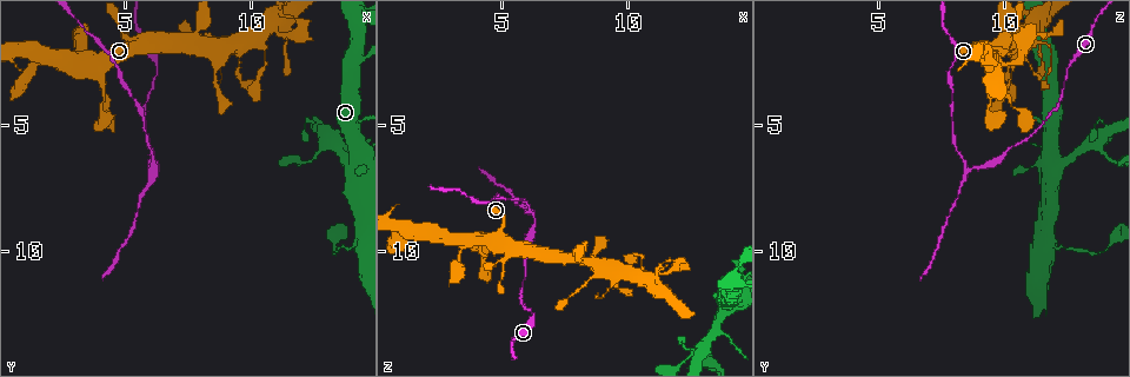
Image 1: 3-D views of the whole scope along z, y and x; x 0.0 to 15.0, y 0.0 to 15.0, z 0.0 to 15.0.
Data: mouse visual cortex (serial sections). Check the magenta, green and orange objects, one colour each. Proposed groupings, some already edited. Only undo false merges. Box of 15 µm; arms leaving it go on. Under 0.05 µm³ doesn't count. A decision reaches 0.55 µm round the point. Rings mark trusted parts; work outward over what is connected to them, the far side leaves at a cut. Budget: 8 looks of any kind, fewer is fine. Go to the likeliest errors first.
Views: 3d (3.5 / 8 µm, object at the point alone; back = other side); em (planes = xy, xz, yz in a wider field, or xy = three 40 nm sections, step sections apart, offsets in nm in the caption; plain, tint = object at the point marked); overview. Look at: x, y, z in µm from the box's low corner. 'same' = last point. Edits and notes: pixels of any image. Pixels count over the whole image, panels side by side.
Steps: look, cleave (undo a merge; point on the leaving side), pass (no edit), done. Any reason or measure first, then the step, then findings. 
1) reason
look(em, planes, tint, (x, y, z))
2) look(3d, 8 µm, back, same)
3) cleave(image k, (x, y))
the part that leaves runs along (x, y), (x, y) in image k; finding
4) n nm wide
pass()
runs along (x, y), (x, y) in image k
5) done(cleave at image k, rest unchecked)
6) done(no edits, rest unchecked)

narrows sharply
look(3d, 3.5 µm, back, (6.2, 6.8, 8.5))

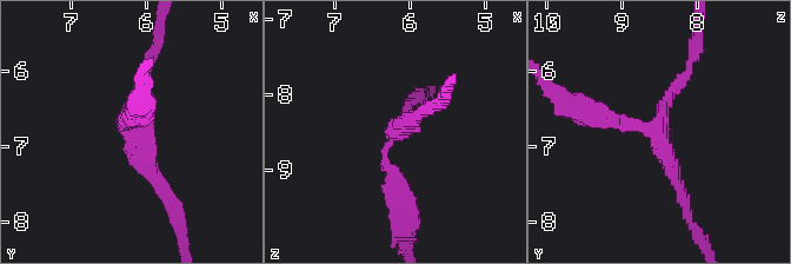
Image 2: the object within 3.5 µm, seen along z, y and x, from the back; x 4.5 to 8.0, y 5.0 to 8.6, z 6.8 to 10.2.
3 arms; arms of 150, 200, 300 nm; shape alone is not enough
look(em, xy, step 2, tint, (6.20, 6.70, 8.50))

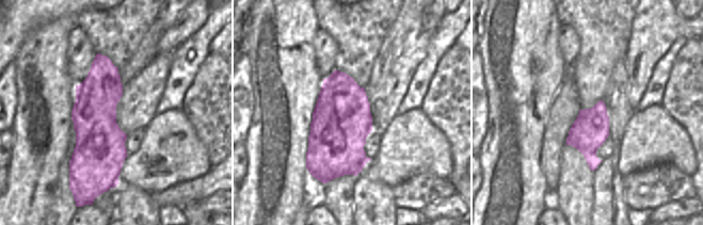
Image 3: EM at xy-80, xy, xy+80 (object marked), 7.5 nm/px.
pass()
runs along (586, 113), (656, 127), (689, 63) in image 2; all the same cell

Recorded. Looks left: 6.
a narrow waist
look(3d, 3.5 µm, (4.9, 1.2, 10.4))

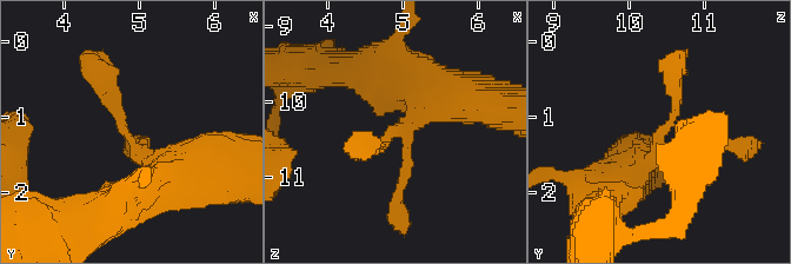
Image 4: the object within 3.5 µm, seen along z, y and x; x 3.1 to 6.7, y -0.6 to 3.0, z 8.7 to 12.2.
look(em, xy, step 3, tint, (4.85, 1.30, 10.35))

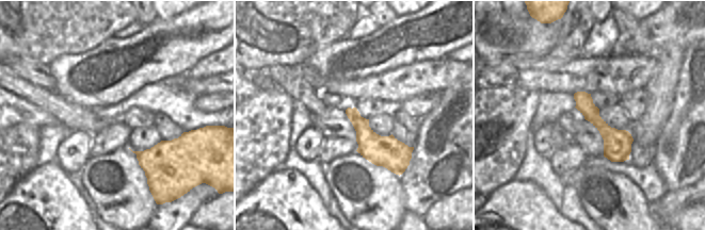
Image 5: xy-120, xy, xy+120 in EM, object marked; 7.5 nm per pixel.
cut it another way
look(em, xy, step 2, tint, same)

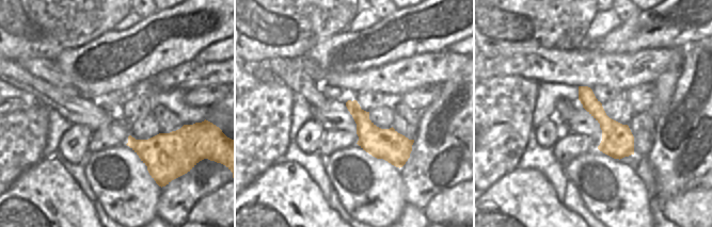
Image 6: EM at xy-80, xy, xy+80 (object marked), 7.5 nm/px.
pass()
runs along (177, 180), (137, 151), (97, 72) in image 4; one cell here

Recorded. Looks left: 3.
look(3d, 3.5 µm, back, (14.3, 6.6, 12.2))

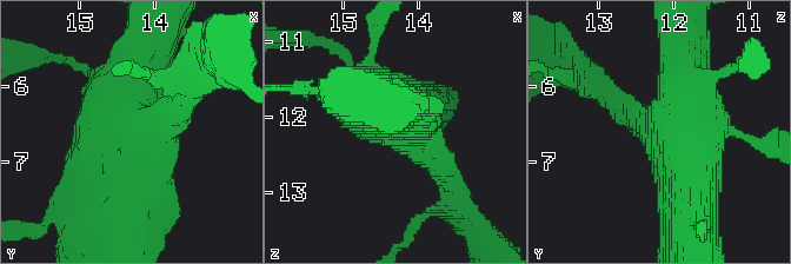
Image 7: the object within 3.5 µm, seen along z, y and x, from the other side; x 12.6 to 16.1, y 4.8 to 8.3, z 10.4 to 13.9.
now the EM
look(em, planes, tint, same)

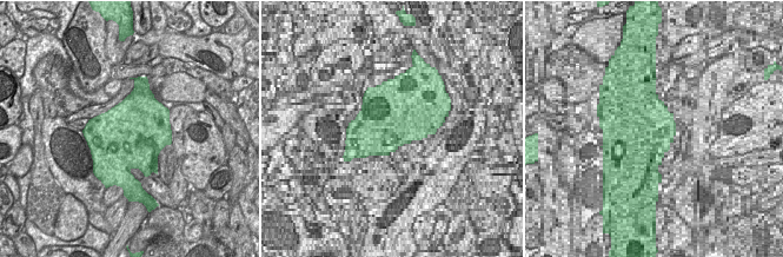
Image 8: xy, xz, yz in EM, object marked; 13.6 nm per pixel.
pass()
runs along (147, 55), (114, 117), (111, 208) in image 7; all the same cell

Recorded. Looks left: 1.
done(no edits, rest unchecked)

